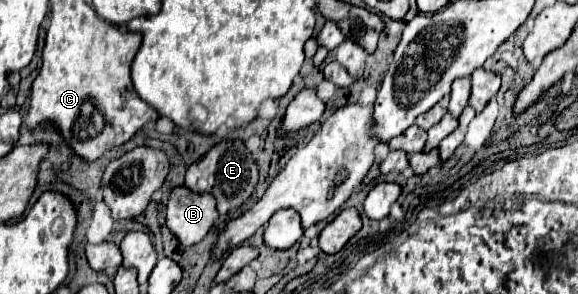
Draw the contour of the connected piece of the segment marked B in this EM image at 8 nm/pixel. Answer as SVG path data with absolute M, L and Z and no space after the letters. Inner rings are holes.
M186 186L174 188L166 206L166 226L182 246L200 242L218 218L212 194L196 194Z

